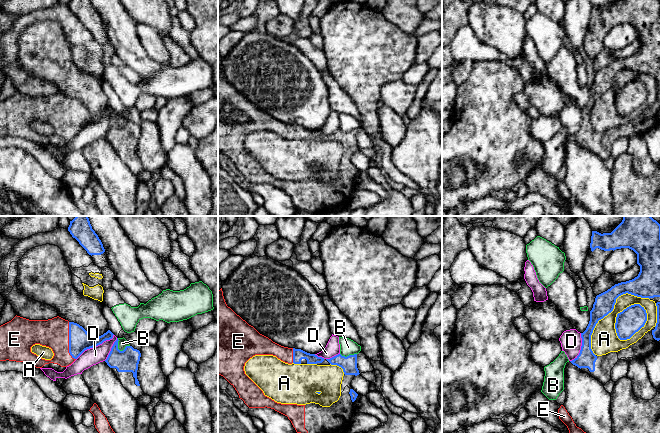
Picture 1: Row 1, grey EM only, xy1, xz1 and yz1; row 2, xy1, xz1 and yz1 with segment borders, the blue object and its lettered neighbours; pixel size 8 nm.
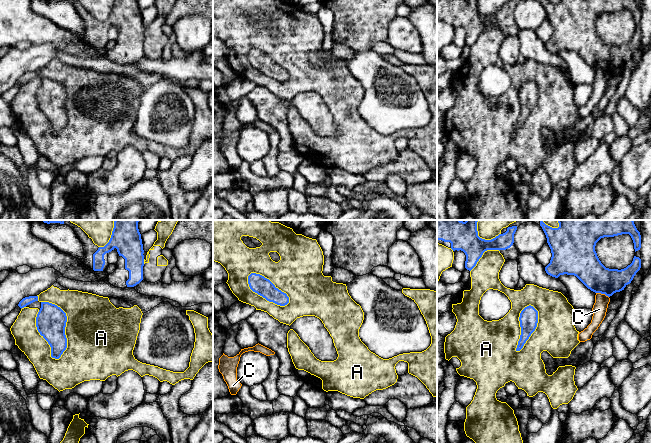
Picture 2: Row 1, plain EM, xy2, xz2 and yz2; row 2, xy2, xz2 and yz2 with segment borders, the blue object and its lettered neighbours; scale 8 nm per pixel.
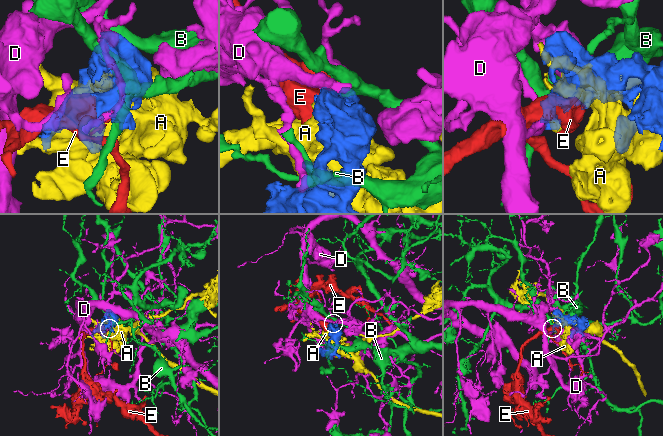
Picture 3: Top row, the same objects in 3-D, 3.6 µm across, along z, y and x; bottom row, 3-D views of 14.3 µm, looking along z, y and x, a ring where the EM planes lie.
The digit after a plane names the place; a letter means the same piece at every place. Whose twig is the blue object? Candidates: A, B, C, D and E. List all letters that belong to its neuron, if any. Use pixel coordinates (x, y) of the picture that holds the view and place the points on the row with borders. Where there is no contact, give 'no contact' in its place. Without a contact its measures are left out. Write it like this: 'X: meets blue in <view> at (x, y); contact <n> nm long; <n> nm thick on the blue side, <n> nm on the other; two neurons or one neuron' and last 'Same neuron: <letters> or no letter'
A: meets blue in xy2 at (65, 324); contact 500 nm long; 240 nm thick on the blue side, 480 nm on the other; two neurons
B: meets blue in xy1 at (118, 349); contact 120 nm long; 180 nm thick on the blue side, 80 nm on the other; two neurons
C: meets blue in yz2 at (602, 293); contact 110 nm long; 240 nm thick on the blue side, 120 nm on the other; two neurons
D: meets blue in xy1 at (95, 346); contact 360 nm long; 180 nm thick on the blue side, 140 nm on the other; two neurons
E: meets blue in xy1 at (69, 341); contact 300 nm long; 180 nm thick on the blue side, 240 nm on the other; one neuron
Same neuron: E

